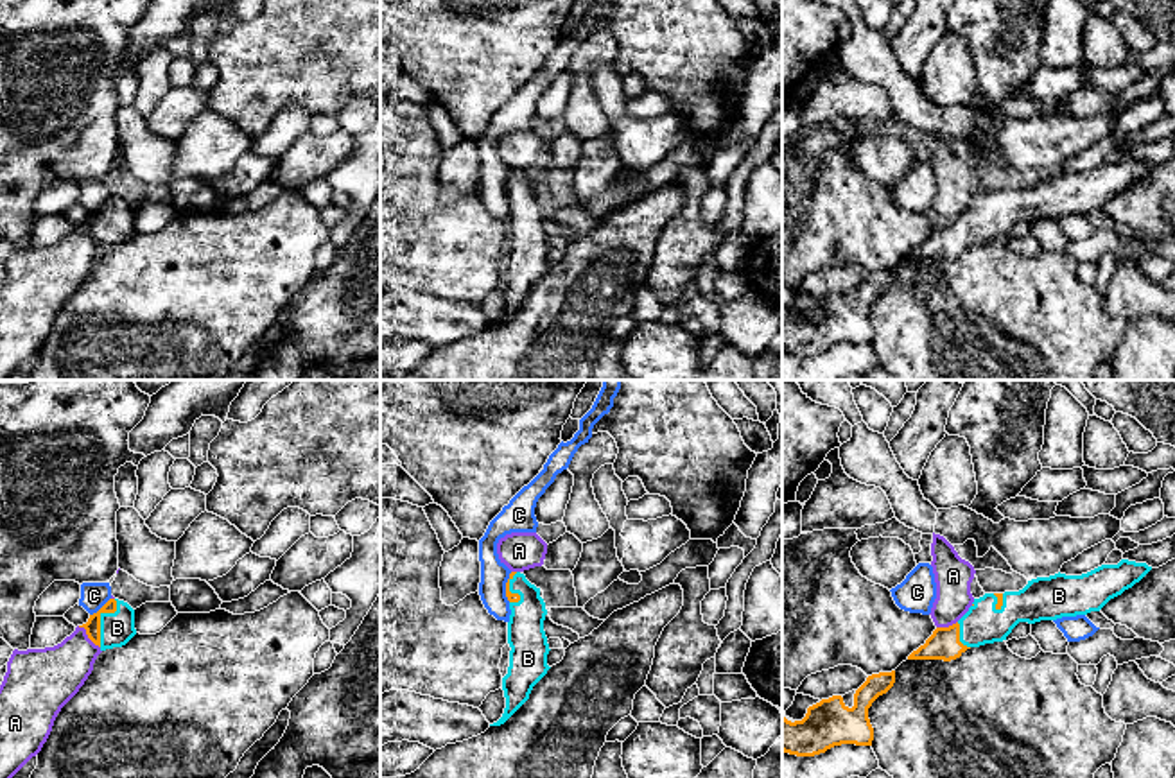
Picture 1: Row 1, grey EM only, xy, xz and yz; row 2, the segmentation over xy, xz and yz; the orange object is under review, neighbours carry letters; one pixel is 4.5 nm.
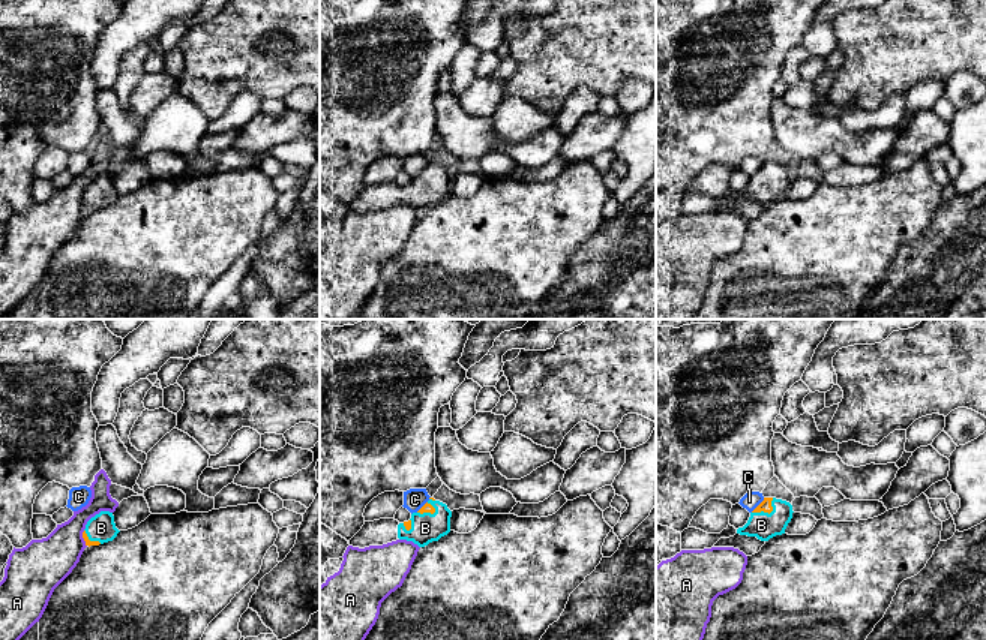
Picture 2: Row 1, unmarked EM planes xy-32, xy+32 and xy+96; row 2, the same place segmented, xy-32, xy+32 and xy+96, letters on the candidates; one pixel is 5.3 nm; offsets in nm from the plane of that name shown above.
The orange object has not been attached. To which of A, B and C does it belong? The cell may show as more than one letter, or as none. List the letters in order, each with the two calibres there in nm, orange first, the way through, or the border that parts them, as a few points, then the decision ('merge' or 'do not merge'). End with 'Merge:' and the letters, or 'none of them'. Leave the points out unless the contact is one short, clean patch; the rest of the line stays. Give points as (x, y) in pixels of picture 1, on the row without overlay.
A: calibres 70 and 260 nm; border xy (78, 224), (99, 246); do not merge
B: calibres 70 and 150 nm; way xy (92, 224), (99, 217), (106, 224), (117, 226); merge
C: calibres 70 and 120 nm; border xy (110, 196), (90, 214); do not merge
Merge: B

